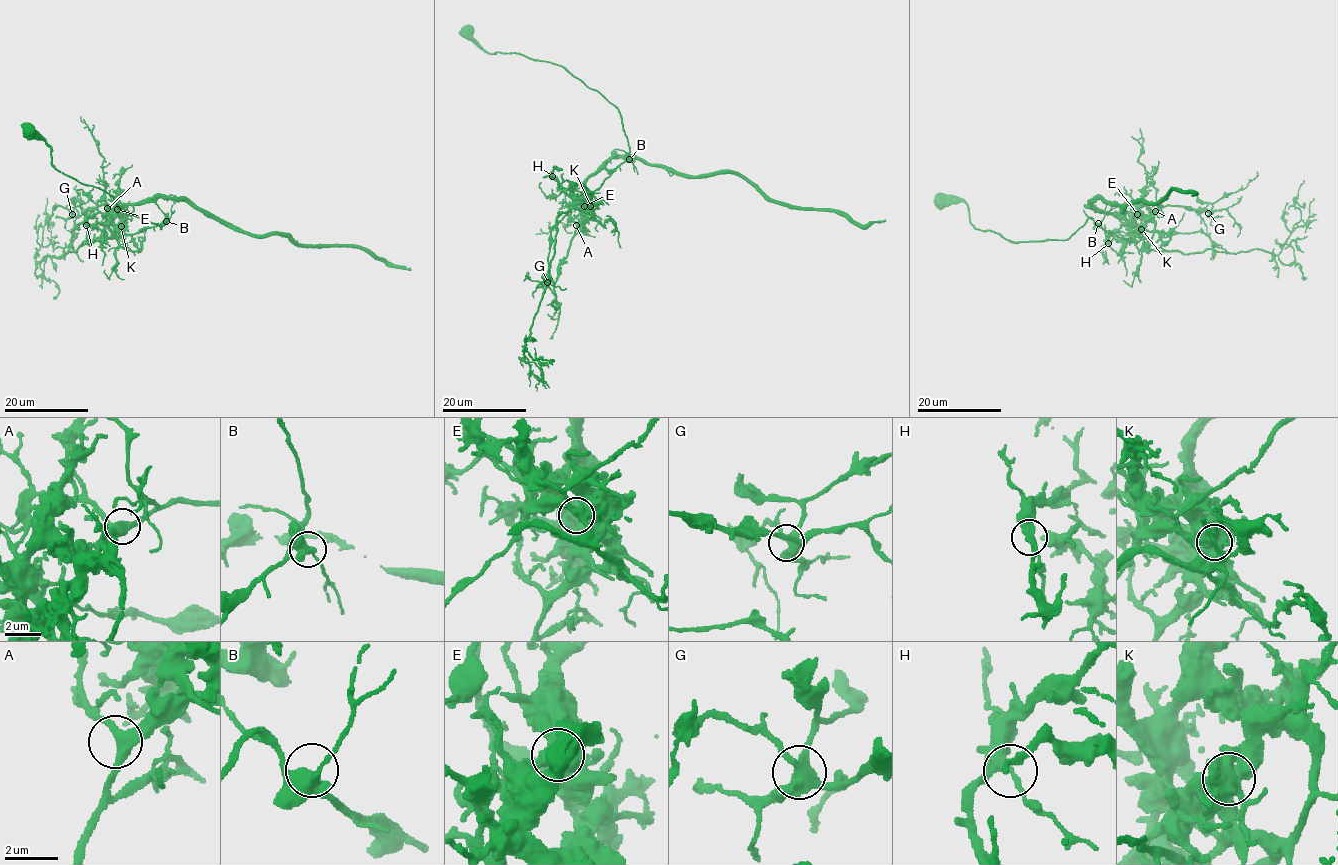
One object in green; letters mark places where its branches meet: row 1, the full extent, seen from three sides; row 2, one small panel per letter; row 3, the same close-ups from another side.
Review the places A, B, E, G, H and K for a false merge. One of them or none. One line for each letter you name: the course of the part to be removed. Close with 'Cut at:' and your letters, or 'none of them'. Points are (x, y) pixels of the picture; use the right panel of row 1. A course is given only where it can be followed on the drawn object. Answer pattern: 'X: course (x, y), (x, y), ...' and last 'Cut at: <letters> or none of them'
K: course (1141, 228), (1133, 230), (1090, 203), (1099, 198), (1124, 211), (1129, 204), (1155, 202), (1172, 189), (1192, 193)
Cut at: K

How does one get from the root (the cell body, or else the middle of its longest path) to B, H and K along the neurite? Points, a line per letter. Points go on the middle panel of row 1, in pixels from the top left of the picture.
B: (584, 193), (580, 196), (583, 198), (593, 193), (629, 159)
H: (584, 193), (579, 196), (566, 193), (552, 176)
K: (584, 193), (580, 196), (590, 206)

